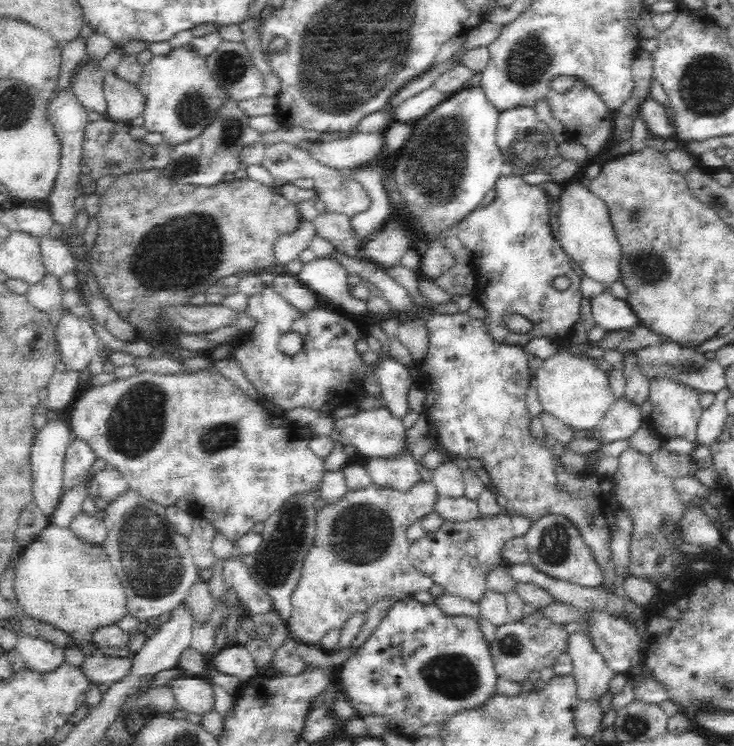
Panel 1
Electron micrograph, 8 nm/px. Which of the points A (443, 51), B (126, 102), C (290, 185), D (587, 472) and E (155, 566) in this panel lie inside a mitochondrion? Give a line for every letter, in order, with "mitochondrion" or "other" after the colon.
A: other
B: other
C: other
D: other
E: mitochondrion

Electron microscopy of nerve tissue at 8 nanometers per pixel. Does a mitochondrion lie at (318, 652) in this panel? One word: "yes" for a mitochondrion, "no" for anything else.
no

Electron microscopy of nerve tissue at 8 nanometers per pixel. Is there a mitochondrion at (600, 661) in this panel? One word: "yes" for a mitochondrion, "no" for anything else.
no

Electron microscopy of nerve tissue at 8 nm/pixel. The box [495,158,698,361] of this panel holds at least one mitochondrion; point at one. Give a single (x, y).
(650, 268)

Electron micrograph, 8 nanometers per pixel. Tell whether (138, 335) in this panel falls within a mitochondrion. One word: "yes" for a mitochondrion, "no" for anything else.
no

